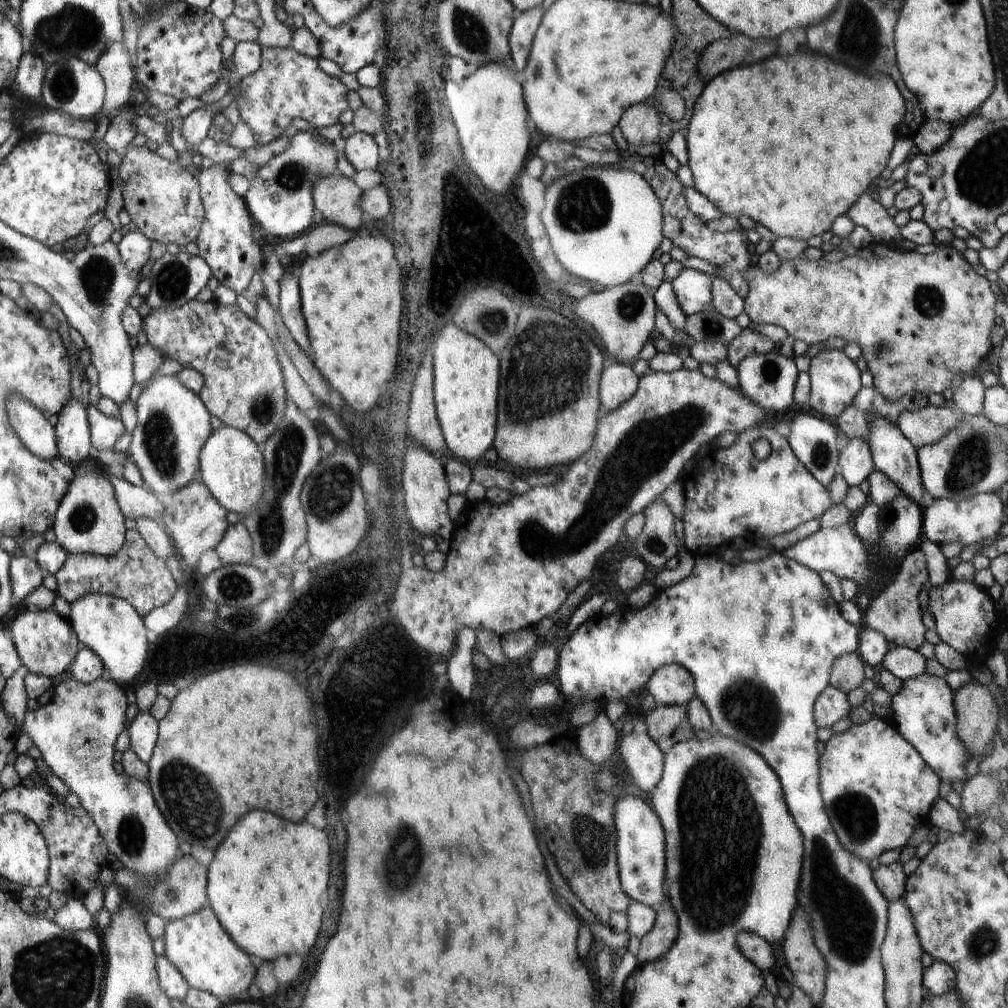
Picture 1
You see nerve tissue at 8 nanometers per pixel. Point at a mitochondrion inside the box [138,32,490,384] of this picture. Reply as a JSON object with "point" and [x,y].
{"point":[173,280]}

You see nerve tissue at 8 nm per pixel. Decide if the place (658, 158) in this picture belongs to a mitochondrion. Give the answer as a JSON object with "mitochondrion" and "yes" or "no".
{"mitochondrion":"no"}

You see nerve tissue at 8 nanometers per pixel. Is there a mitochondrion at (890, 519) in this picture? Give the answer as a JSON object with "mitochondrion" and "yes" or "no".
{"mitochondrion":"yes"}

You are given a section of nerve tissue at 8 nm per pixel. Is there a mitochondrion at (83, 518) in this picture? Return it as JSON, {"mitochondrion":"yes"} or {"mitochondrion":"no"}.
{"mitochondrion":"yes"}

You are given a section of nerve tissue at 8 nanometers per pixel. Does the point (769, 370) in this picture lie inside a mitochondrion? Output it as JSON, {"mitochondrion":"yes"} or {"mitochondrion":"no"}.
{"mitochondrion":"yes"}

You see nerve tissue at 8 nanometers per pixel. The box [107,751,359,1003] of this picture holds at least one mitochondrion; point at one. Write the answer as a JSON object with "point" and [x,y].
{"point":[187,795]}

